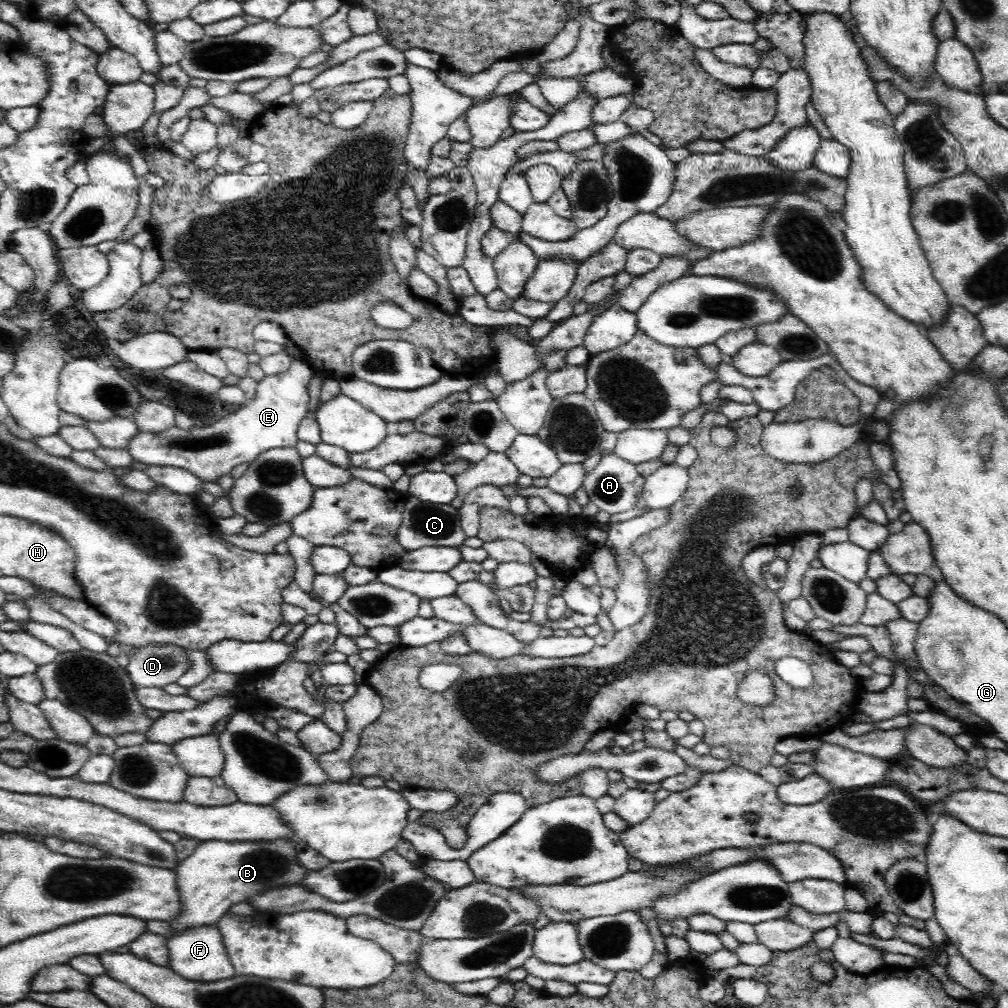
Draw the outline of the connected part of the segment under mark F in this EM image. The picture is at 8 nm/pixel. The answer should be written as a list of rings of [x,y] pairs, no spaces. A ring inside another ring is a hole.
[[[217,925],[196,926],[182,930],[167,939],[169,950],[169,968],[178,972],[186,980],[196,982],[216,982],[224,978],[232,978],[236,971],[227,950],[223,946],[223,936]]]

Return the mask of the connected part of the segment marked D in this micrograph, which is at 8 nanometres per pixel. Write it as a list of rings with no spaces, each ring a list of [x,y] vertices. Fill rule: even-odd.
[[[164,642],[129,650],[128,671],[136,688],[163,687],[177,683],[192,666],[186,648]]]

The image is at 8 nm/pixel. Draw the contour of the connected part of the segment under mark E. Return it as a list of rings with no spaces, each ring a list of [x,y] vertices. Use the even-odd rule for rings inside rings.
[[[294,357],[290,369],[277,376],[265,377],[258,382],[257,395],[252,400],[242,405],[242,408],[229,413],[228,416],[206,427],[194,427],[190,430],[182,430],[176,425],[168,427],[158,434],[140,431],[133,439],[129,440],[127,450],[132,457],[134,465],[139,466],[173,466],[189,470],[200,480],[216,480],[222,474],[228,474],[234,466],[242,462],[252,462],[259,453],[270,448],[295,447],[297,443],[296,428],[298,422],[308,413],[308,387],[311,376],[314,374],[308,361]]]

